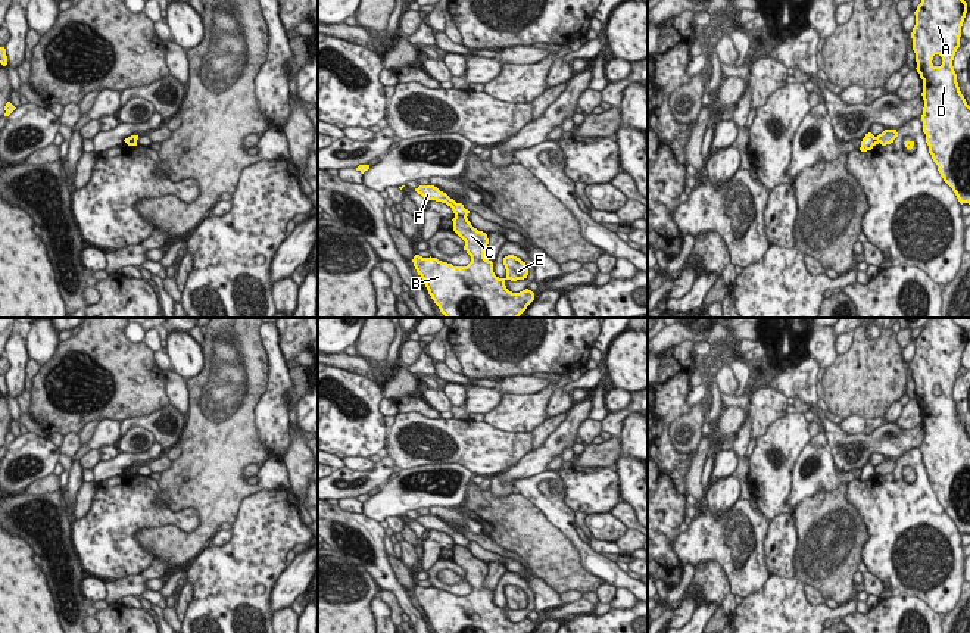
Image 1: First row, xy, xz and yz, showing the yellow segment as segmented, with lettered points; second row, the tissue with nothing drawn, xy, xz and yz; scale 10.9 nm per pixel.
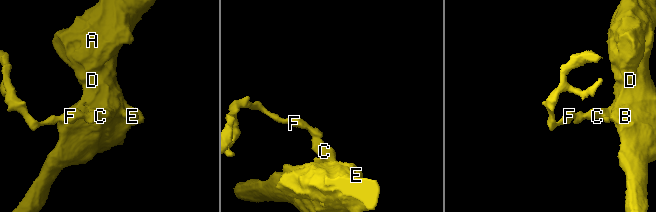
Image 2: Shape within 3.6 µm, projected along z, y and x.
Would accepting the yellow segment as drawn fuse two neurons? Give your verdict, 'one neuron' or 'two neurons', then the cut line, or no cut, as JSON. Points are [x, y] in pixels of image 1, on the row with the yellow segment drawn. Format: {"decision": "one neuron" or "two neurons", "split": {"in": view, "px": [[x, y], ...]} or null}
{"decision": "two neurons", "split": {"in": "xz", "px": [[455, 214], [465, 217]]}}

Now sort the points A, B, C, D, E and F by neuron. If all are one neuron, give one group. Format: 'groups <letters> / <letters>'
groups A B C D E / F

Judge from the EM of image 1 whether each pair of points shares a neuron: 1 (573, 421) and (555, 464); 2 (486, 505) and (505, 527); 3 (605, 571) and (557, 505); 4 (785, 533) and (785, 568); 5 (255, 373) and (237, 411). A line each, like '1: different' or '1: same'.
1: different
2: same
3: same
4: same
5: same

